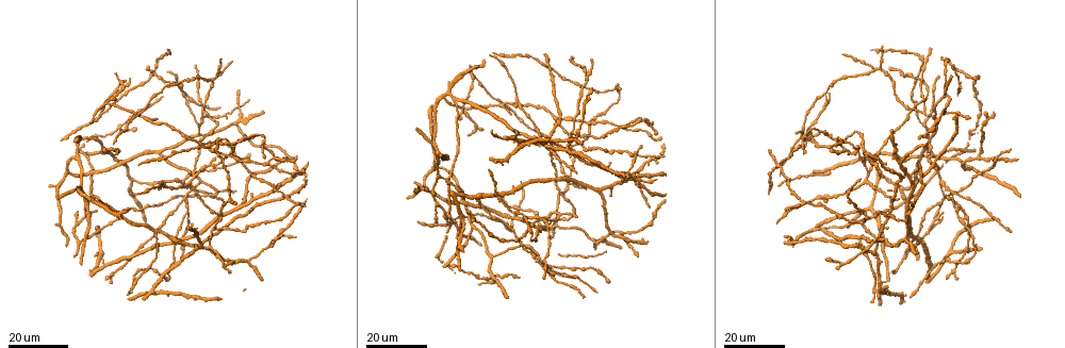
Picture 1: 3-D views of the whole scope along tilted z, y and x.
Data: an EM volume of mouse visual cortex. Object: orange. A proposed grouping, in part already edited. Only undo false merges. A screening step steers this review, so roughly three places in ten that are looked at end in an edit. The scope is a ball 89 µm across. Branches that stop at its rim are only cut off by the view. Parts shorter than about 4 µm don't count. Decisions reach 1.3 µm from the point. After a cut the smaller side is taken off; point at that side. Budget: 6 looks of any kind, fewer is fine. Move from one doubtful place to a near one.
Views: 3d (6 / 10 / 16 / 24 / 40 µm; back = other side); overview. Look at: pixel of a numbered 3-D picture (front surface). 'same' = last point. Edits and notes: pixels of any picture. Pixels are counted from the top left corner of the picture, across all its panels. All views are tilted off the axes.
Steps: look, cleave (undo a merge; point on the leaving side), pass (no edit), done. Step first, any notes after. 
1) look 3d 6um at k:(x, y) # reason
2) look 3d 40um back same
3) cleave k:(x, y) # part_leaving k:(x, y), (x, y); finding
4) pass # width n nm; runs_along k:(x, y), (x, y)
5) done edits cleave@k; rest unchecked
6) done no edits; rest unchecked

look 3d 24um at 1:(923, 112) # two arms in line, one across

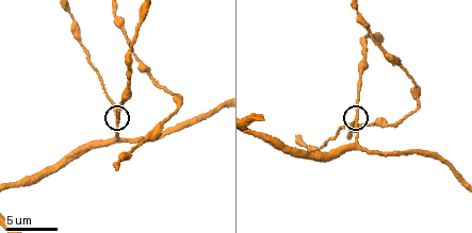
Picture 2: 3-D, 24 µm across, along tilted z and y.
look 3d 6um at 2:(116, 120)

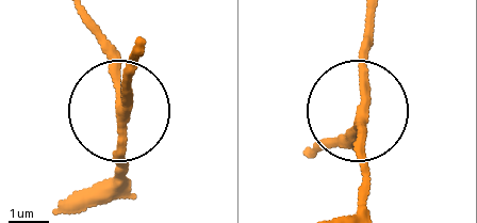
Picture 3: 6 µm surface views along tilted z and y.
pass # arms 3; runs_along 3:(102, 186), (125, 165), (126, 134), (116, 52), (99, 26); continuous, no second neuron

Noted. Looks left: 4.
look 3d 24um at 1:(879, 68) # arms part here

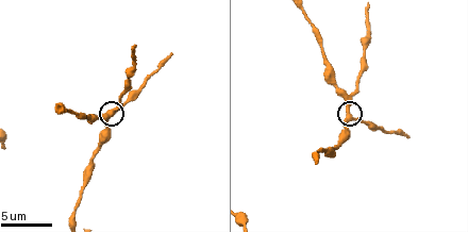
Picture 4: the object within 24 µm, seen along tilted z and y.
look 3d 10um at 4:(354, 117)

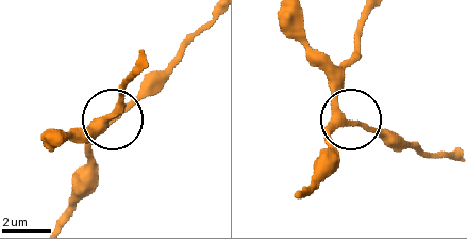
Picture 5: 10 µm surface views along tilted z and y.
pass # width 240 nm; runs_along 5:(301, 191), (342, 125), (353, 121), (399, 137); all the same neuron

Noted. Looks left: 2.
look 3d 24um at 1:(77, 221) # thin arm on a thick one

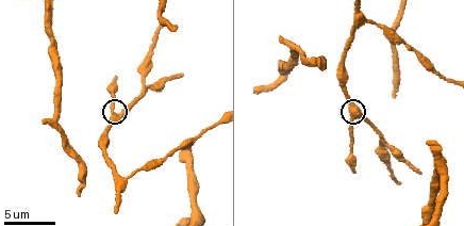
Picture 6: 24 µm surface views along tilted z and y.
look 3d 10um at 6:(359, 116)

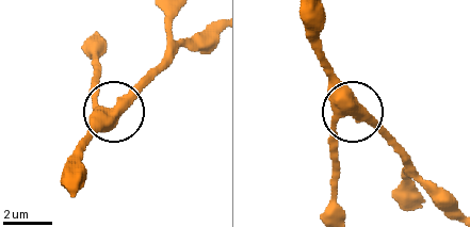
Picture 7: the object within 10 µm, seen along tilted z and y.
pass # width 440 nm; runs_along 7:(78, 183), (82, 146), (112, 118), (97, 99), (96, 73); continuous, no second neuron

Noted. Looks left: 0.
done no edits; rest unchecked

